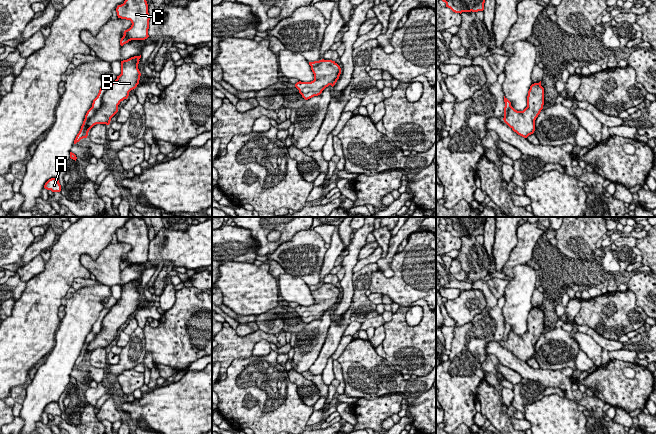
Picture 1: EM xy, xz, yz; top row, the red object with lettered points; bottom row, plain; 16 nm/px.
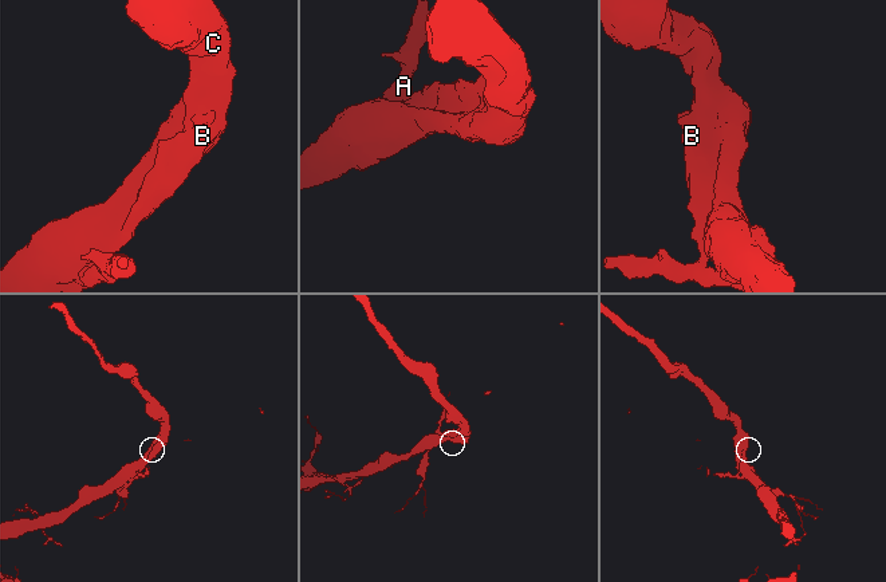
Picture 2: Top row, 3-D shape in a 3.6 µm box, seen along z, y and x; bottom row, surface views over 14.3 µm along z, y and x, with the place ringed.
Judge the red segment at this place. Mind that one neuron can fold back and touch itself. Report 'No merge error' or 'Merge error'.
Merge error

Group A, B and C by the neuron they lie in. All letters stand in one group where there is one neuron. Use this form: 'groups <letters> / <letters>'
groups A / B C

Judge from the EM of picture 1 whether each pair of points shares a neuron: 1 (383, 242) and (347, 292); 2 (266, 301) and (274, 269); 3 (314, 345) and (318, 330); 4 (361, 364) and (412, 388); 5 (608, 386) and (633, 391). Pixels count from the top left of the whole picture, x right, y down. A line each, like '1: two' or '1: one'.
1: two
2: two
3: one
4: one
5: one

